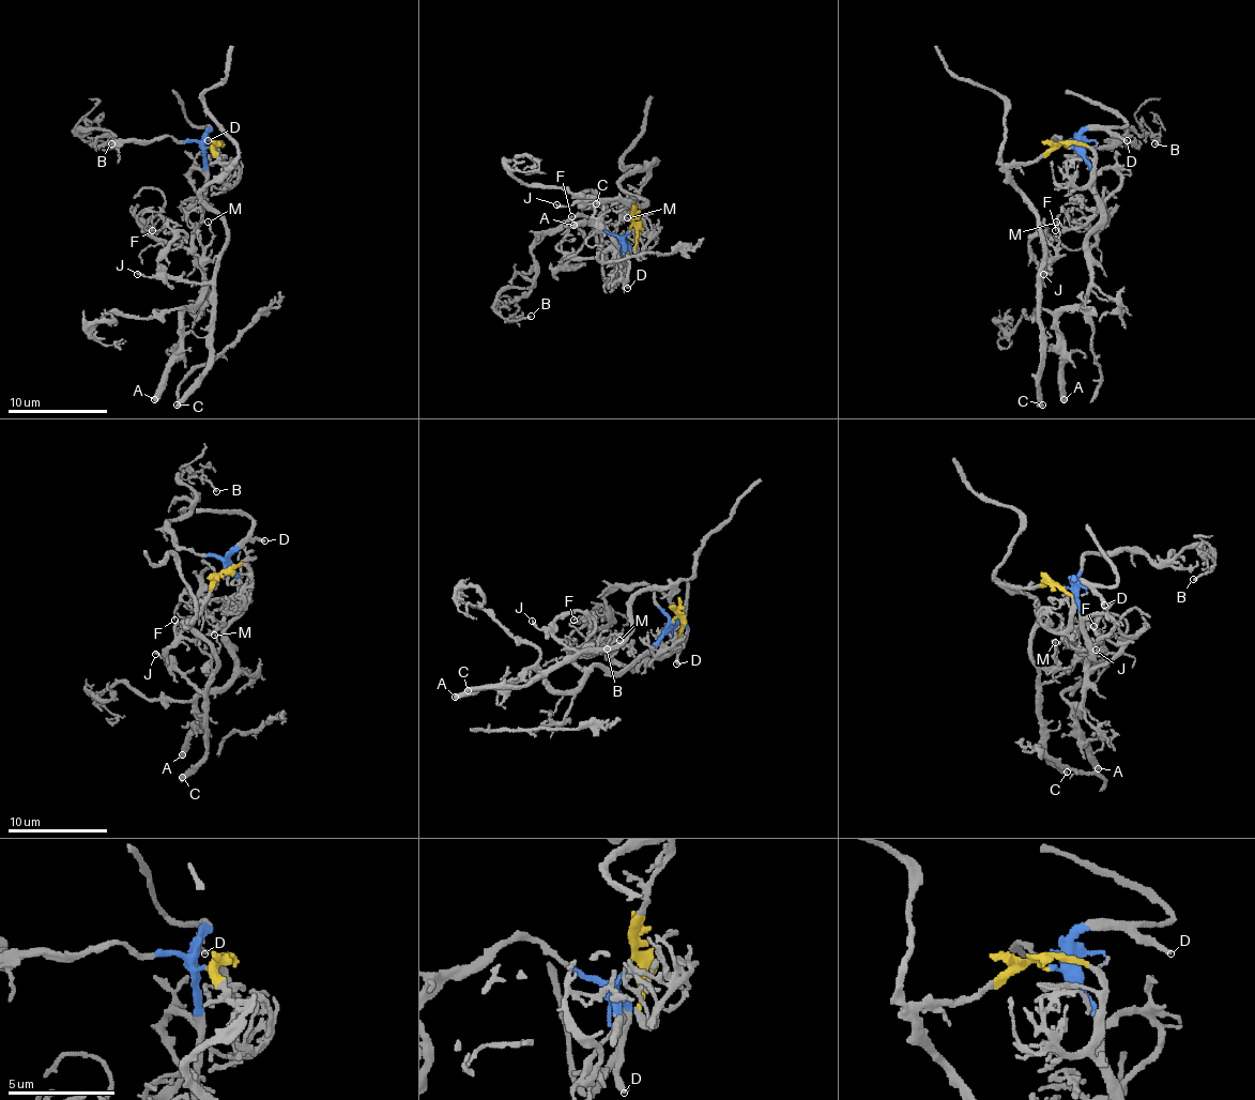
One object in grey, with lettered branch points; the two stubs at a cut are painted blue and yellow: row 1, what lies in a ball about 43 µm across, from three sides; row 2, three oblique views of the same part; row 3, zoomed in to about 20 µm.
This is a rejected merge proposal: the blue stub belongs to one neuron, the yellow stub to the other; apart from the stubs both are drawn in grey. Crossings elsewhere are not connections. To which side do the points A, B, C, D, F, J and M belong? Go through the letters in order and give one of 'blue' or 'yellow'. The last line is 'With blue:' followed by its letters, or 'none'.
A: blue
B: blue
C: yellow
D: blue
F: blue
J: yellow
M: yellow
With blue: A, B, D, F

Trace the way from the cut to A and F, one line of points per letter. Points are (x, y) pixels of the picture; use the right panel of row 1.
A: (1070, 149), (1077, 151), (1089, 169), (1100, 224), (1085, 241), (1089, 293), (1057, 318), (1059, 391), (1065, 400)
F: (1070, 149), (1077, 151), (1089, 169), (1100, 224), (1087, 243), (1092, 246), (1097, 239), (1065, 211), (1055, 231)

